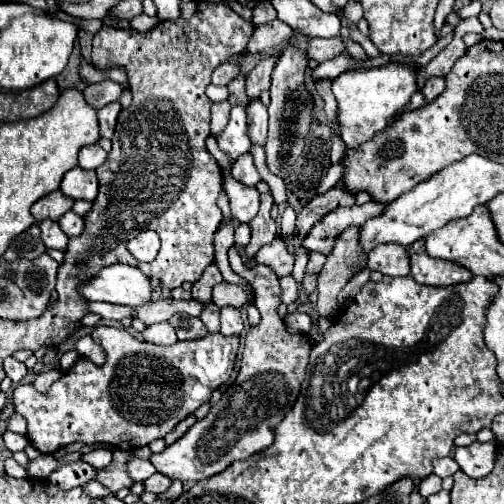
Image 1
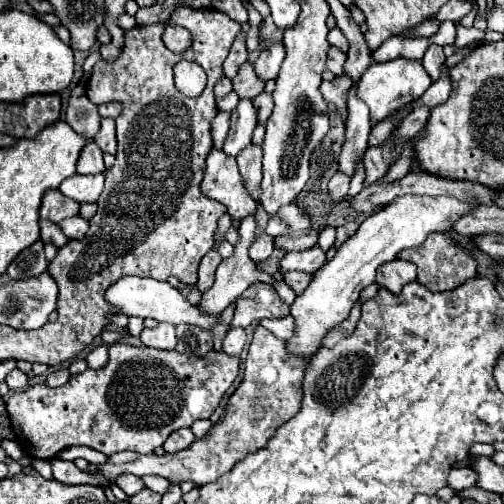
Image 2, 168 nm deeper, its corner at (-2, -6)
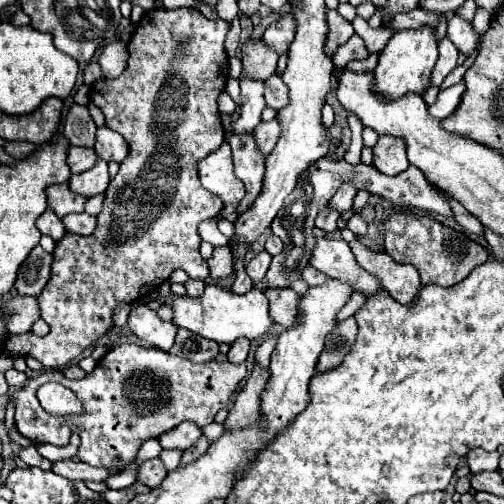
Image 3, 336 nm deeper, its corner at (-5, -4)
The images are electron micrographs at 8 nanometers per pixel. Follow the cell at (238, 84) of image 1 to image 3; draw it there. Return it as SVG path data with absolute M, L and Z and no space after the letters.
M249 40L243 46L241 78L265 82L271 74L275 74L277 58L279 56L275 56L275 52L269 52L269 48L261 40L259 42L257 40Z

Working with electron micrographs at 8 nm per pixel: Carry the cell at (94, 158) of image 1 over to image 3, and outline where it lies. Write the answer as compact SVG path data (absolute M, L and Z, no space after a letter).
M71 146L67 152L67 162L73 174L81 174L97 164L99 156L95 148L85 148L85 146Z

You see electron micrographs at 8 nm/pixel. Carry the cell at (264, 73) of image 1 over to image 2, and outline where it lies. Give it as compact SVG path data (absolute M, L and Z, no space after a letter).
M274 42L274 44L266 46L266 48L260 52L258 60L254 62L258 76L260 76L262 80L272 80L272 78L276 78L284 56L286 56L286 50L284 50L284 44L282 44L282 42Z

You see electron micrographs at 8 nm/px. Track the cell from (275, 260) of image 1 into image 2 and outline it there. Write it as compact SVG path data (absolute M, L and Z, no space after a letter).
M318 244L312 246L312 250L288 252L288 254L284 254L284 258L280 260L282 272L304 270L304 272L308 272L308 274L314 274L314 272L320 270L324 264L326 264L326 252L324 252Z

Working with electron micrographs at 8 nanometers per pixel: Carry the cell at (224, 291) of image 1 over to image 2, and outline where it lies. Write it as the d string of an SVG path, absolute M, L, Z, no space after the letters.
M256 282L238 298L230 328L248 328L254 320L284 318L288 312L290 306L276 294L276 290L270 284Z

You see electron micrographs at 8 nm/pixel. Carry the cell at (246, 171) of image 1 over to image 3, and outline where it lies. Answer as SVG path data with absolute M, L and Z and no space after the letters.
M273 120L261 122L259 128L255 128L253 136L255 136L259 150L267 156L267 154L271 154L271 148L275 148L275 140L279 140L279 124L275 124Z

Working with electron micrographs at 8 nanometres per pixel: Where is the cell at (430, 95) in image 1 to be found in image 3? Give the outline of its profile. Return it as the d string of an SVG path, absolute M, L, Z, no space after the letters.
M379 136L379 142L373 146L373 166L389 176L395 176L409 168L407 146L399 136Z

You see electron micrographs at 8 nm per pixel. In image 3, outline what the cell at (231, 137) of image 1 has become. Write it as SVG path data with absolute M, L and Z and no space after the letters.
M241 80L241 112L239 112L237 120L233 122L233 132L251 134L261 122L263 108L265 108L263 82Z

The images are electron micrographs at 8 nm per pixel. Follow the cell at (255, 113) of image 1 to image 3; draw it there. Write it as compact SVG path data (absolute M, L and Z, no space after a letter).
M279 76L265 80L265 104L273 110L279 110L287 104L287 86Z

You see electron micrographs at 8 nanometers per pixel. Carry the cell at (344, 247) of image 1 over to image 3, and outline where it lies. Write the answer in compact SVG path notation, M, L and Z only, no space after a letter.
M355 214L355 216L347 222L347 228L349 228L355 236L365 236L365 234L367 234L367 224L365 224L365 220L363 220L359 214Z

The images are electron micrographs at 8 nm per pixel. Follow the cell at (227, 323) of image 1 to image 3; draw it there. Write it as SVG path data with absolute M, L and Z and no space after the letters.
M239 338L239 340L235 340L231 344L231 350L227 352L227 358L229 358L229 362L239 364L239 362L245 362L247 352L249 352L249 340L247 338Z

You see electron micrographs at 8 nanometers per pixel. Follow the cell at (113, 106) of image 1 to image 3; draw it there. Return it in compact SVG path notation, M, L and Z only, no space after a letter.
M101 126L97 130L97 142L95 142L95 150L97 150L97 156L105 162L109 160L115 160L115 162L123 162L127 152L129 152L129 146L127 142L123 140L123 136L107 126Z

